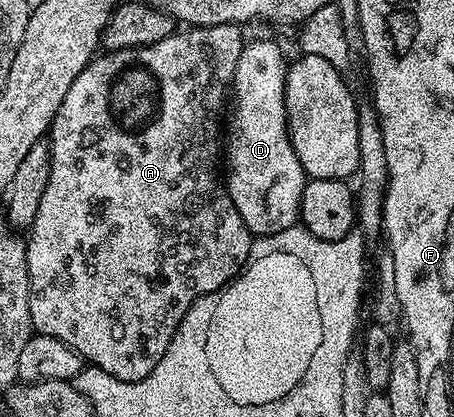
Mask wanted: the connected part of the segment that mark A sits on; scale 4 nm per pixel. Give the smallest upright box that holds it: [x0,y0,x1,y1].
[27,24,251,380]

